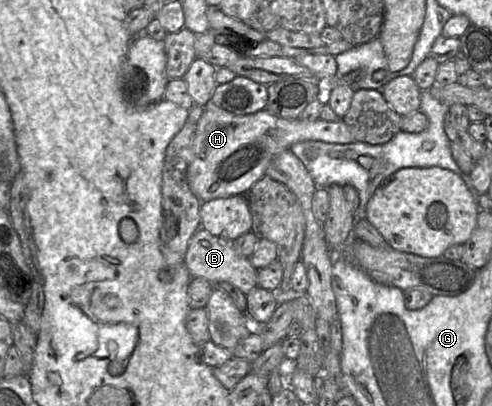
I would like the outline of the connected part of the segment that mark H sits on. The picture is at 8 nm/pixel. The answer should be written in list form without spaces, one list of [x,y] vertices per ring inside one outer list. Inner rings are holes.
[[[209,102],[197,123],[187,180],[201,202],[233,195],[245,195],[266,174],[270,162],[281,152],[307,140],[347,144],[355,142],[347,125],[339,119],[288,120],[266,110],[236,115]]]

